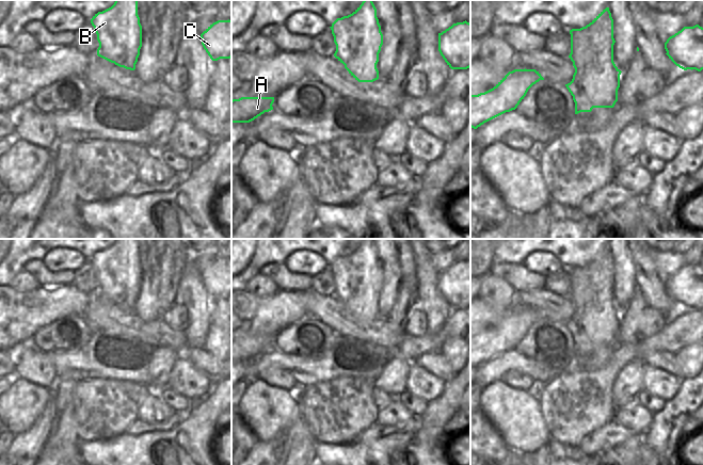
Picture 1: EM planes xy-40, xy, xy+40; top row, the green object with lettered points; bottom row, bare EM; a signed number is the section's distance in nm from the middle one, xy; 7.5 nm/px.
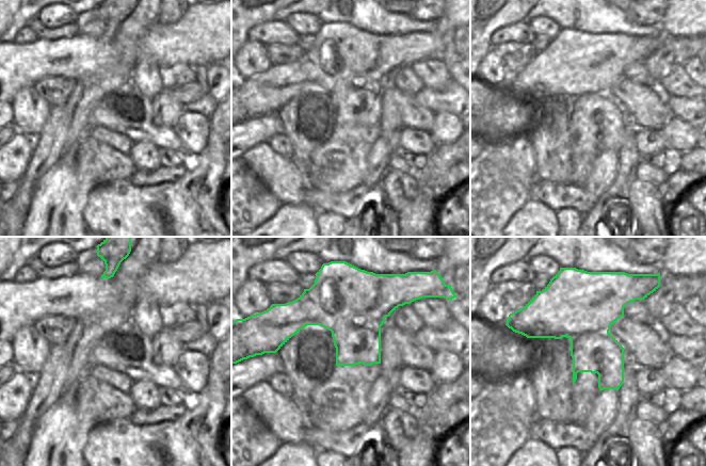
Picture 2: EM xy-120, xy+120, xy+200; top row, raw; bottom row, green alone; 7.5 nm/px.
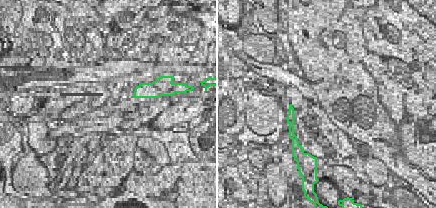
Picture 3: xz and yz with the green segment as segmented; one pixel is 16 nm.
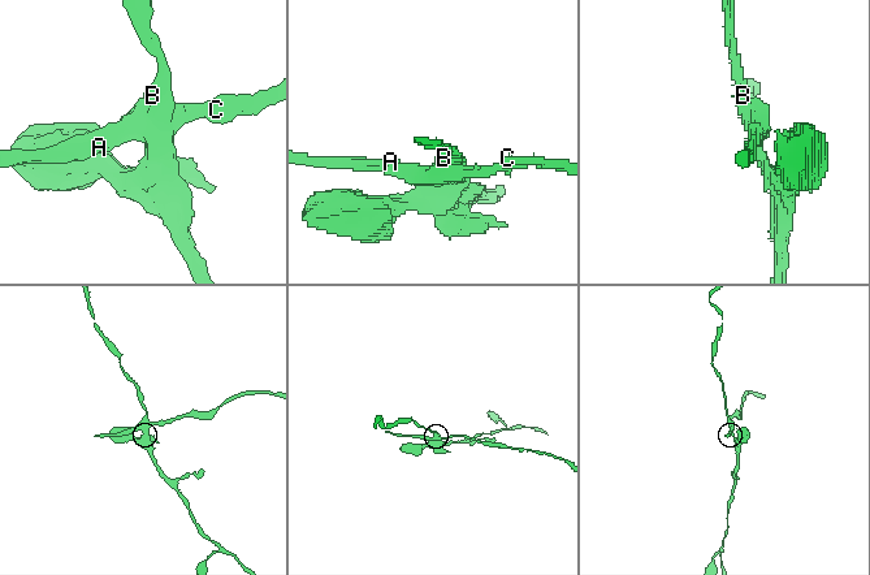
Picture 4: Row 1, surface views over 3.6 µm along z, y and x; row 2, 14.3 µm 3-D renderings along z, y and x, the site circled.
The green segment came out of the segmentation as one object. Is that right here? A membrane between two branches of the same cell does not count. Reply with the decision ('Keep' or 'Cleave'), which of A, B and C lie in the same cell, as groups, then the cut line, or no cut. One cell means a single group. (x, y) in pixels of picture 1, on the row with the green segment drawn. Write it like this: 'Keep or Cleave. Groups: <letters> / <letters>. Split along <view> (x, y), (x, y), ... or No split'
Cleave. Groups: A C / B. Split along xy+40 (585, 27), (591, 34), (591, 63), (584, 66), (579, 87).

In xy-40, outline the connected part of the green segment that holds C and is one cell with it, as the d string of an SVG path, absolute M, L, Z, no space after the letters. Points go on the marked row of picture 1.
M218 20L202 34L202 45L212 61L231 58L231 20Z

